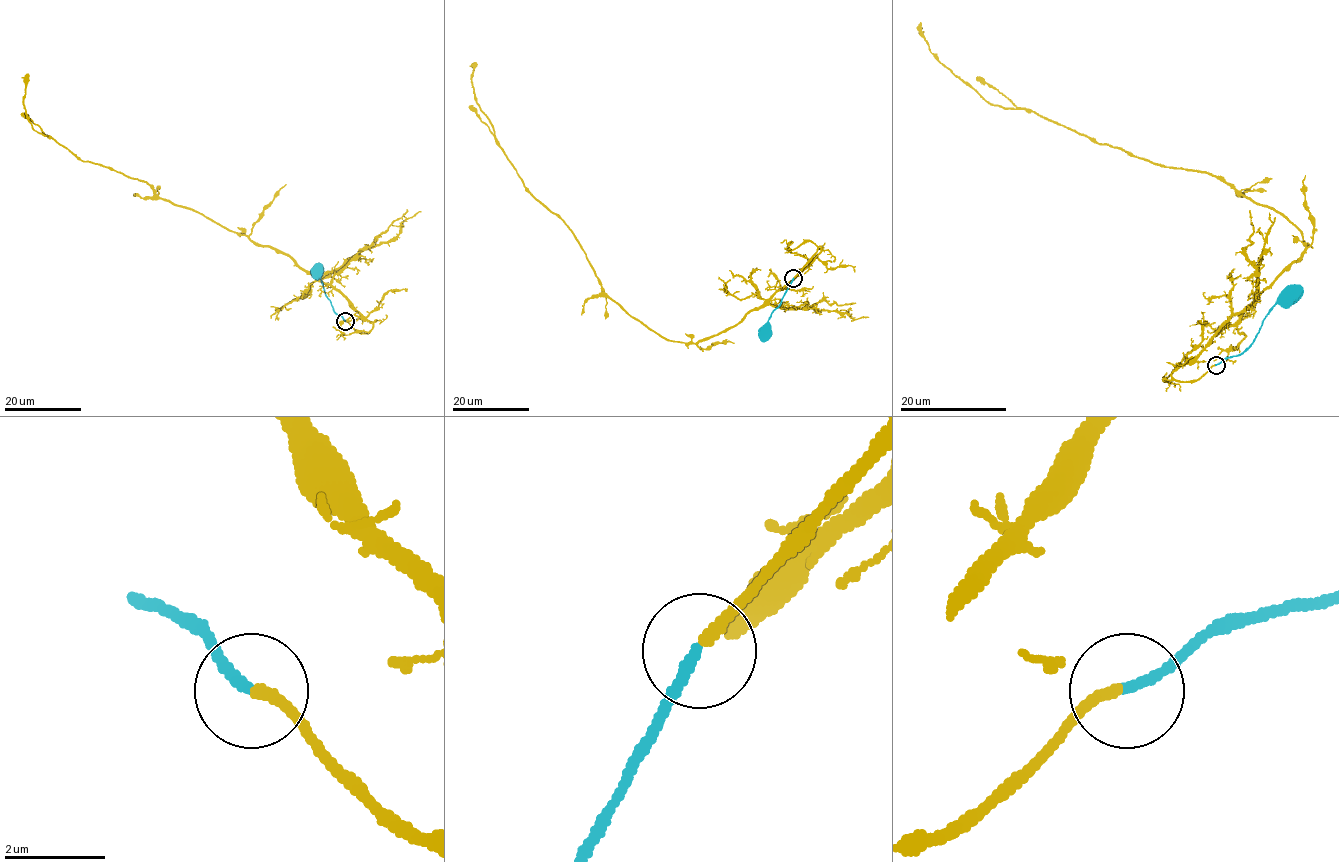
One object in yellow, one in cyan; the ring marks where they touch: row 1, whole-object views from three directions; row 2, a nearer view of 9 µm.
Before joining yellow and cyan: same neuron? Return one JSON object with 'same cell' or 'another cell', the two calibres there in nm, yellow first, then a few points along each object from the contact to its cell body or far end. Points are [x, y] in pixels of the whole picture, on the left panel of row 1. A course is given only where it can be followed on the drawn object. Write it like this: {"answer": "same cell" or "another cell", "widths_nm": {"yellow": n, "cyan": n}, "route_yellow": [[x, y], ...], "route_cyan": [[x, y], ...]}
{"answer": "same cell", "widths_nm": {"yellow": 220, "cyan": 200}, "route_yellow": [[345, 321], [359, 333], [373, 325], [286, 255], [38, 133], [24, 104], [27, 73]], "route_cyan": [[345, 321], [334, 311], [323, 282], [314, 271]]}

